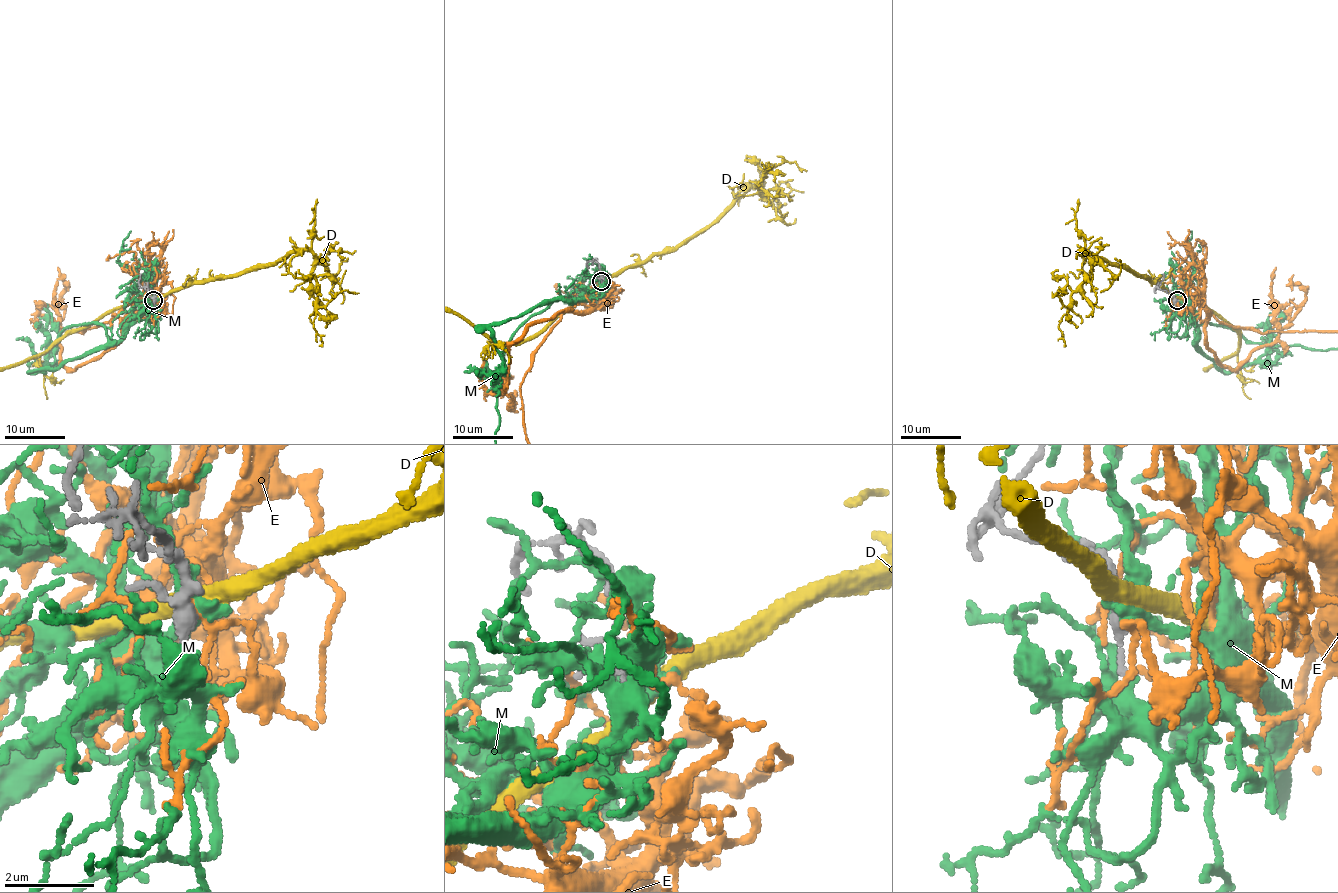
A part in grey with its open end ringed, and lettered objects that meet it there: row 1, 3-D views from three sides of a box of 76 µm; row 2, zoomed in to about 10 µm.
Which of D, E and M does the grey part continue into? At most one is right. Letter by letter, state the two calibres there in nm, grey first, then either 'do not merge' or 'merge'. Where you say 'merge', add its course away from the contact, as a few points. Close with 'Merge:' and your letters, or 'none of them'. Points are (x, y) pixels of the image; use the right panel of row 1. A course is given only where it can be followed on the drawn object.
D: calibres 280 and 400 nm; do not merge
E: calibres 280 and 150 nm; do not merge
M: calibres 280 and 400 nm; merge
Merge: M

